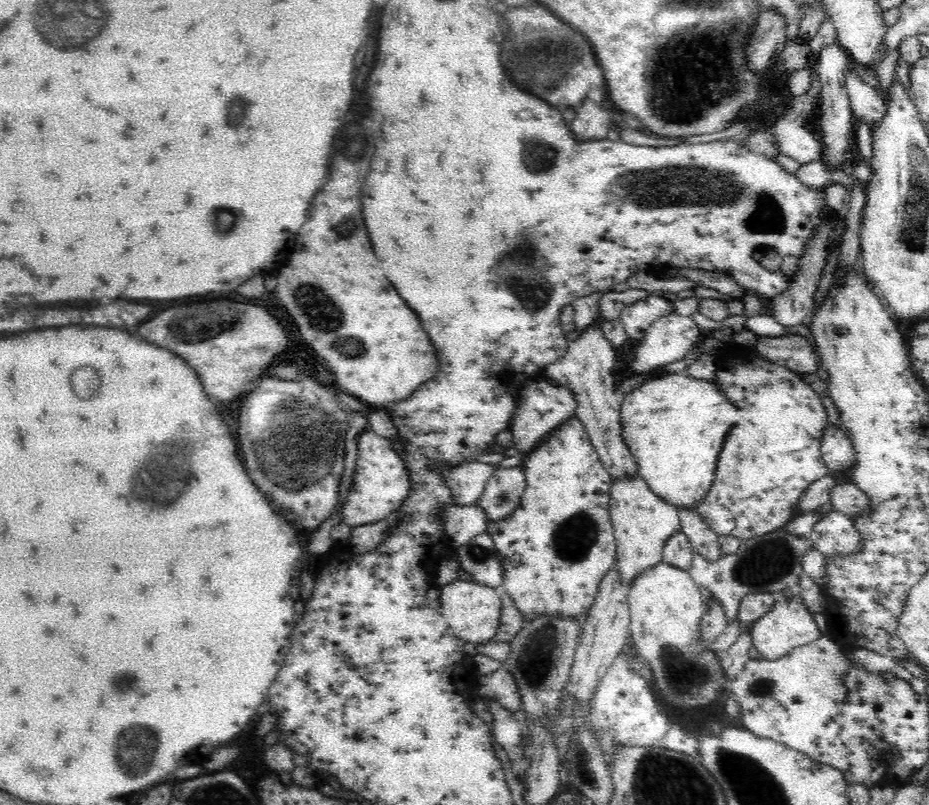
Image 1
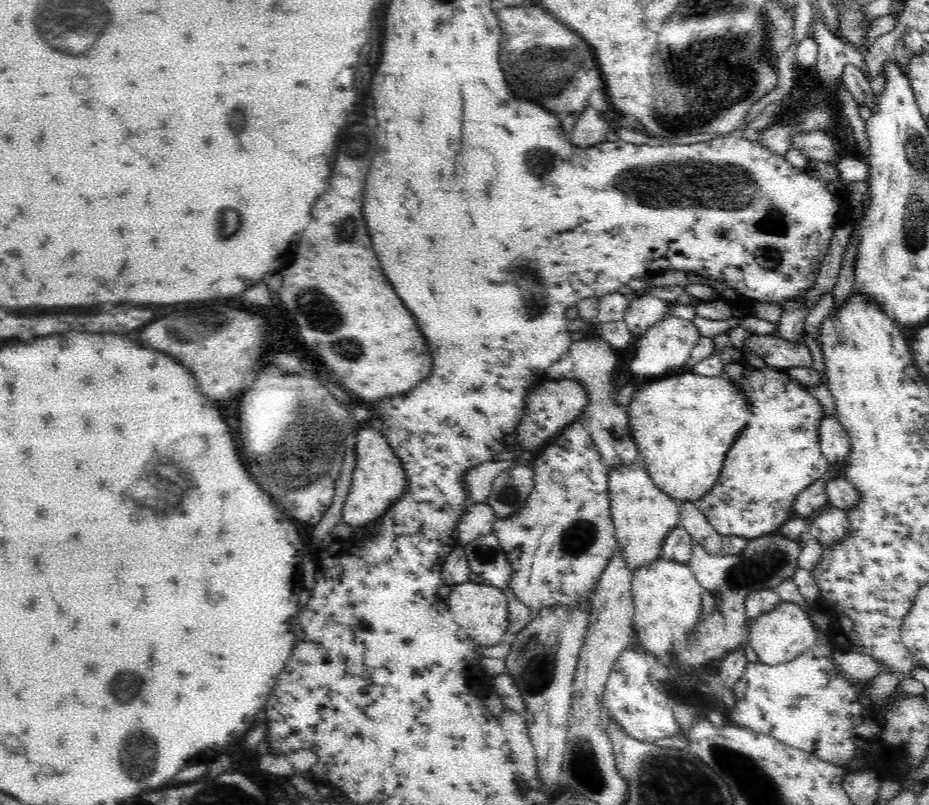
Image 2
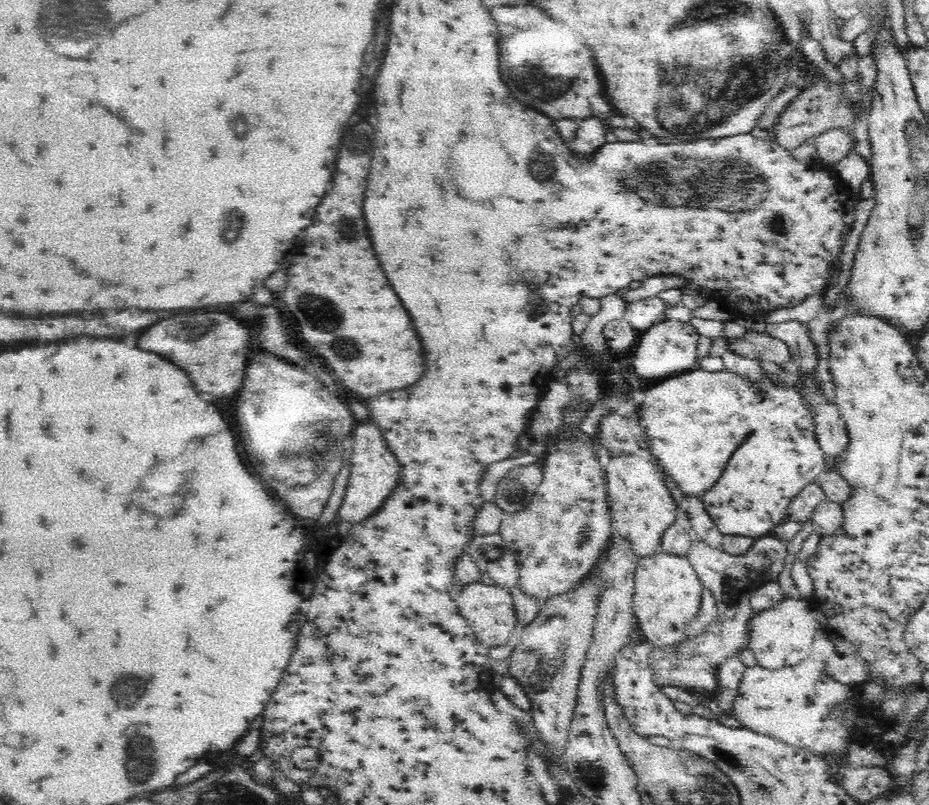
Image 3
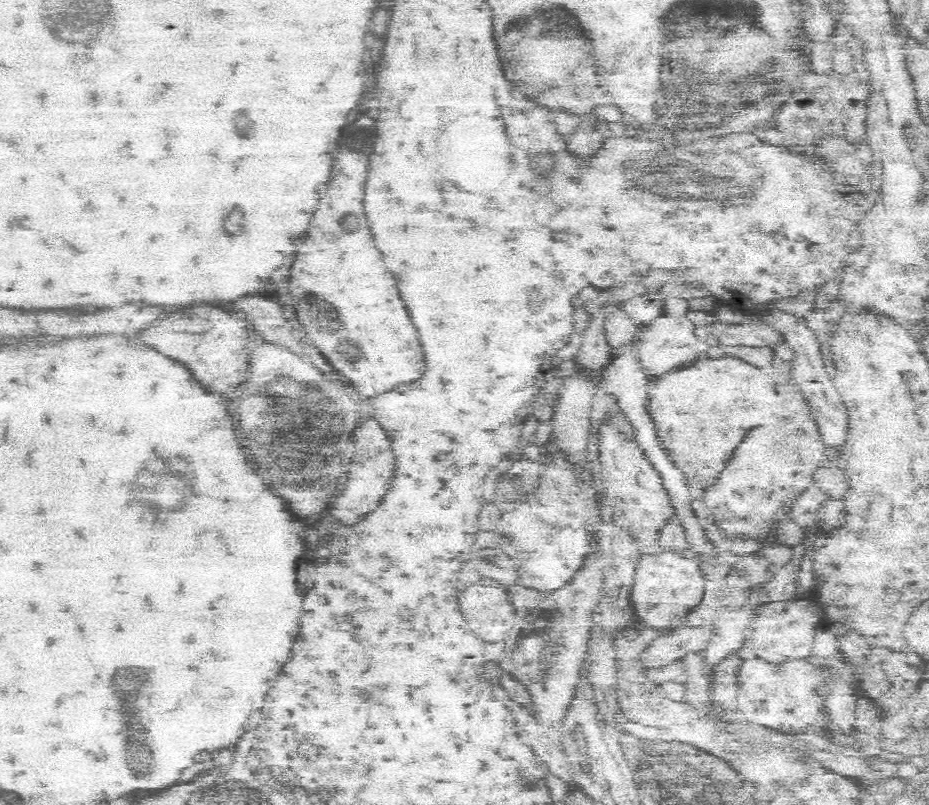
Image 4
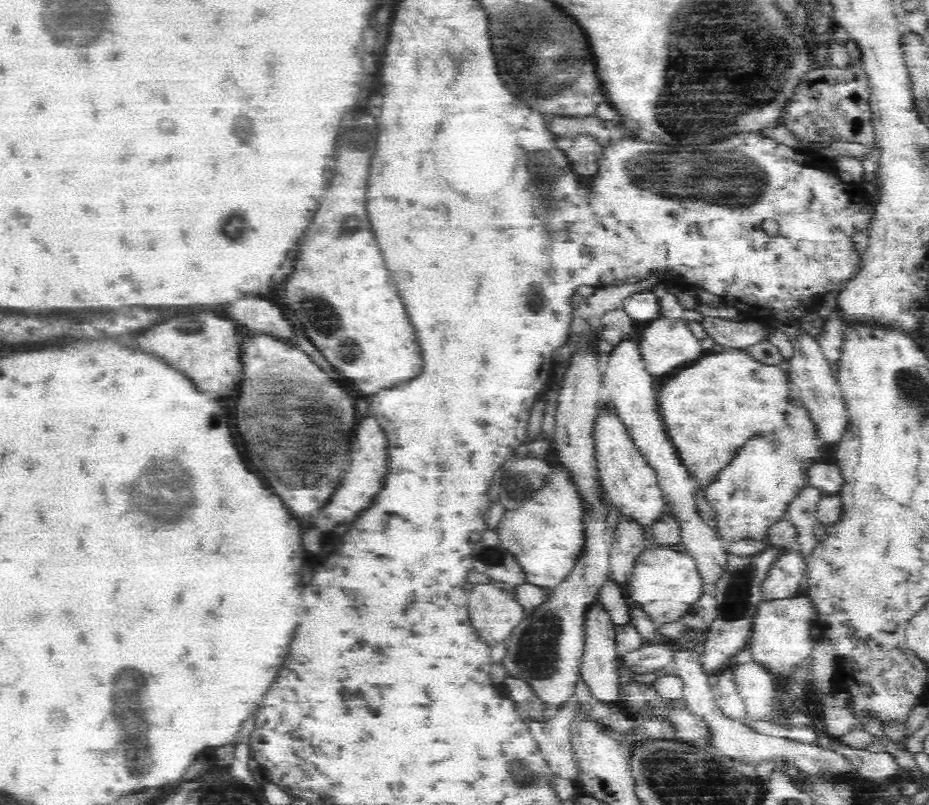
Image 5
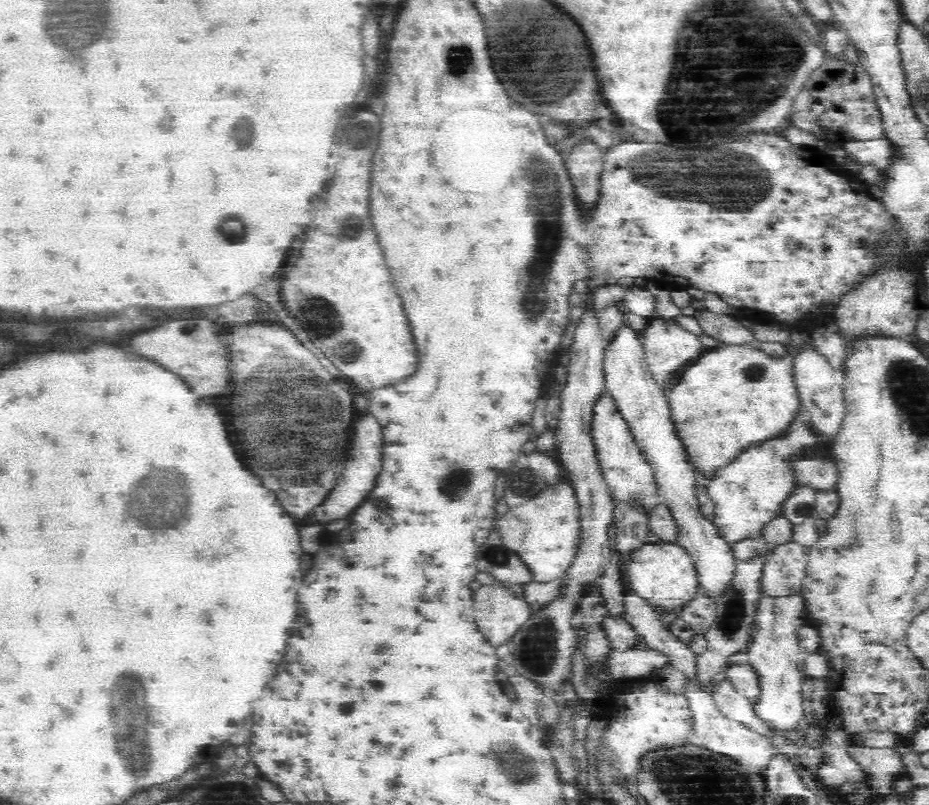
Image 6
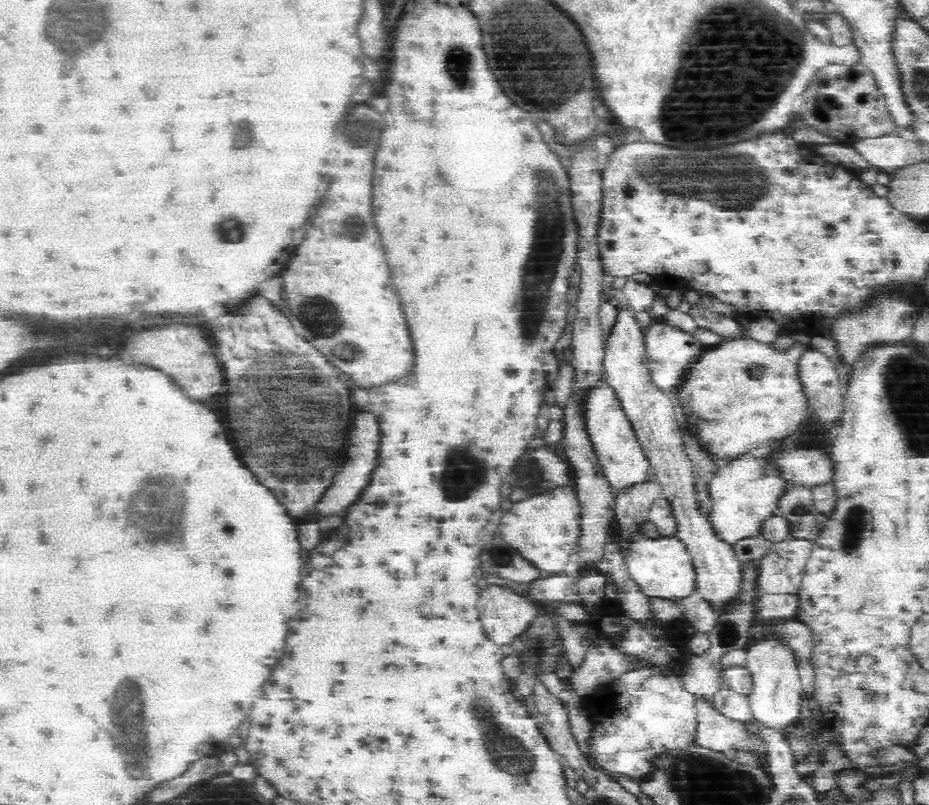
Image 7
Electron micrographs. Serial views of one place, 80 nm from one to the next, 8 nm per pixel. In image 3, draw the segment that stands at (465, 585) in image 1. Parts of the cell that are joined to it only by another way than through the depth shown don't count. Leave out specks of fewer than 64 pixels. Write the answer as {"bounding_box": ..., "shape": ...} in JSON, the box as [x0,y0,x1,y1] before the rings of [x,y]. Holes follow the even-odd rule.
{"bounding_box":[455,582,518,646],"shape":[[[489,582],[468,584],[457,591],[455,596],[458,612],[466,619],[474,636],[486,646],[506,645],[513,642],[516,634],[518,617],[514,611],[513,596],[505,587],[496,586]]]}

